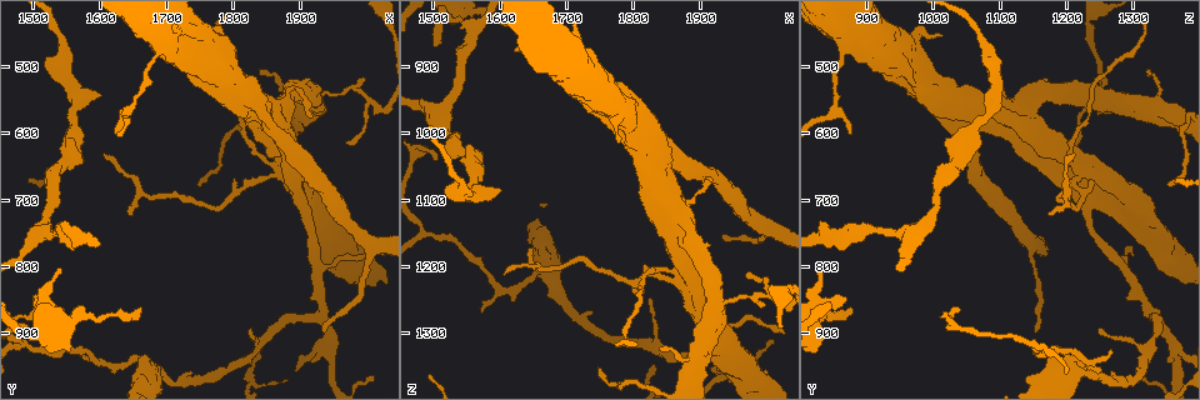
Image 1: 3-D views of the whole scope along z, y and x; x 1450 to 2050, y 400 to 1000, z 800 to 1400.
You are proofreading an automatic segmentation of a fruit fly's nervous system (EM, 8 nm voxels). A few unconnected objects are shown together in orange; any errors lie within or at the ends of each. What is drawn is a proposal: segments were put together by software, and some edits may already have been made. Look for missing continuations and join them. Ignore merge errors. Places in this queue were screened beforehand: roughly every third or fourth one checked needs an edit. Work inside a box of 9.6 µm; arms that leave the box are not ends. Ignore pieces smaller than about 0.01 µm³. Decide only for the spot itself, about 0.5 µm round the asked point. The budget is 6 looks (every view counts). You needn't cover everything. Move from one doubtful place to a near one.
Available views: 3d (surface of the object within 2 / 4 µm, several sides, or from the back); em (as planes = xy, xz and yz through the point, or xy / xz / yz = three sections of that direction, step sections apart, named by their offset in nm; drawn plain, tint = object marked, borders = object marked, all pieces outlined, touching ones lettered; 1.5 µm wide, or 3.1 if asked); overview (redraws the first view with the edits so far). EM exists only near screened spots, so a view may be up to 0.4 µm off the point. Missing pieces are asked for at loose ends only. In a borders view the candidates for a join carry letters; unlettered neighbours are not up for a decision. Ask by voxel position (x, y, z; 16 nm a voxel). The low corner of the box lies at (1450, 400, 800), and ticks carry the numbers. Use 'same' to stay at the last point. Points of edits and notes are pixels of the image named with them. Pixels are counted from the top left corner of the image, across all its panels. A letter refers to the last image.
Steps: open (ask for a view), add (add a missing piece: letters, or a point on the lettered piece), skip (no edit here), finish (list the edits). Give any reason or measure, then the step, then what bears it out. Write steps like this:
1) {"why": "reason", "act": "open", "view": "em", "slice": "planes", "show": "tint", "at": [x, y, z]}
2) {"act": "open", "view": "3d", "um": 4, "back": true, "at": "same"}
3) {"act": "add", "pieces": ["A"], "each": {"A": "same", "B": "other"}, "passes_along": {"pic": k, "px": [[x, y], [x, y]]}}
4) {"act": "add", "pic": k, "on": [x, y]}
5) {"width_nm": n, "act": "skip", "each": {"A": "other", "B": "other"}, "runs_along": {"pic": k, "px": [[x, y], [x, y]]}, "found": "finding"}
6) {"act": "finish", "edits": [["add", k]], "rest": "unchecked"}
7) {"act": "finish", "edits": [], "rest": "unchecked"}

{"why": "stops while still wide", "act": "open", "view": "3d", "um": 4, "at": [1875, 630, 1130]}

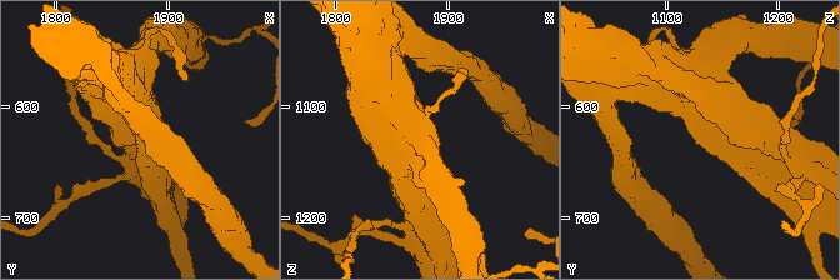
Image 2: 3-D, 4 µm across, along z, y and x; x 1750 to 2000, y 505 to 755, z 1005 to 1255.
{"act": "open", "view": "em", "slice": "planes", "show": "borders", "at": [1878, 632, 1130]}

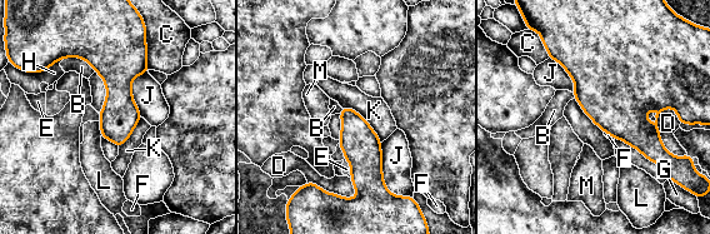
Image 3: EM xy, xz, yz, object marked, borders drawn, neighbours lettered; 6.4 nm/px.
{"act": "skip", "each": {"B": "other", "C": "other", "D": "other", "E": "other", "F": "other", "G": "other", "H": "other", "J": "other", "K": "other", "L": "other", "M": "other"}, "border": {"pic": 3, "px": [[341, 106], [354, 109], [381, 142]]}, "found": "none of them fits"}

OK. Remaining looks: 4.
{"why": "free end", "act": "open", "view": "em", "slice": "planes", "show": "borders", "at": [1600, 545, 1080]}

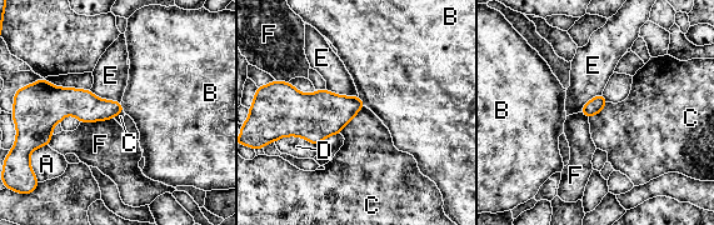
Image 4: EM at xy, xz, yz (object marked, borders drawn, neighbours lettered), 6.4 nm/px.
{"longest_contact_nm": ["C", 240], "act": "skip", "each": {"A": "other", "B": "other", "C": "other", "D": "other", "E": "other", "F": "other"}, "found": "none of them fits"}

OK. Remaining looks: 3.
{"why": "an open end", "act": "open", "view": "em", "slice": "planes", "show": "borders", "at": [1500, 845, 865]}

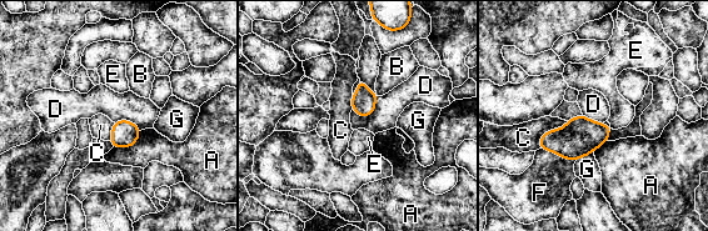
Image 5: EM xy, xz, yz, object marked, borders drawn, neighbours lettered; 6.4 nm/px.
{"act": "skip", "each": {"A": "other", "B": "other", "C": "other", "D": "other", "E": "other", "F": "other", "G": "other"}, "border": {"pic": 5, "px": [[378, 96], [370, 114], [353, 110]]}, "found": "none of them fits"}

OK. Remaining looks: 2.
{"act": "finish", "edits": [], "rest": "unchecked"}

